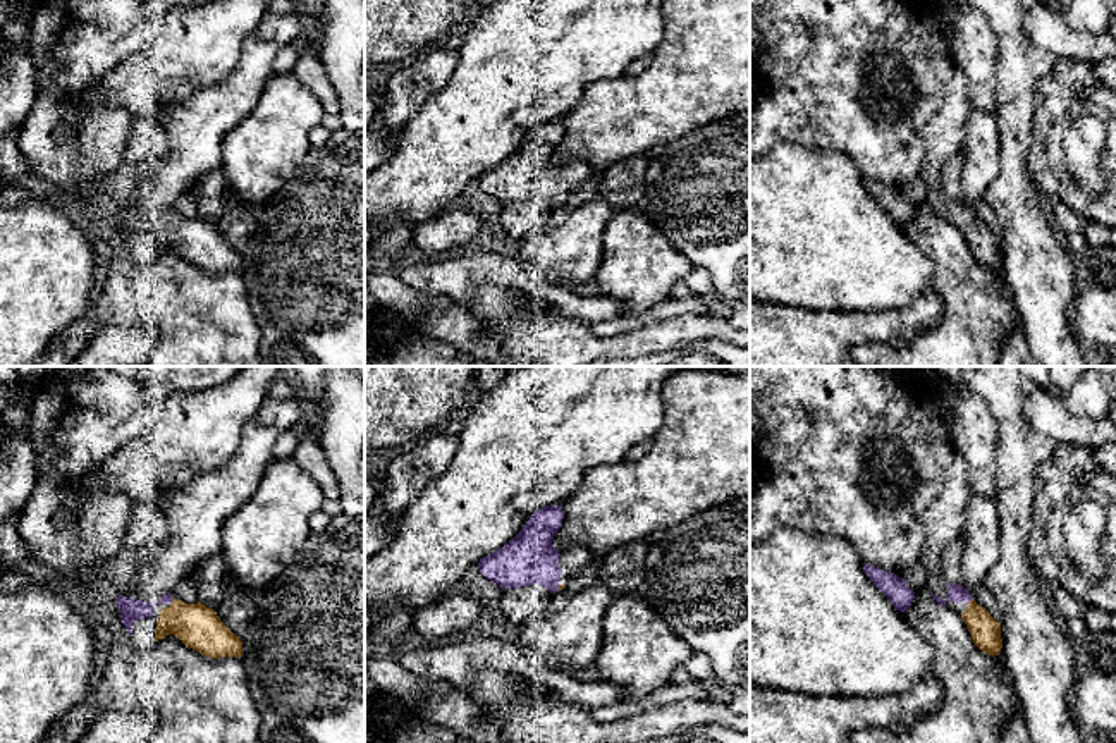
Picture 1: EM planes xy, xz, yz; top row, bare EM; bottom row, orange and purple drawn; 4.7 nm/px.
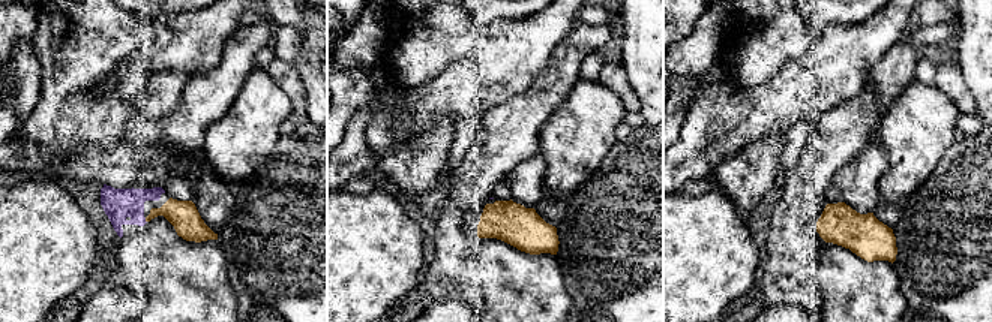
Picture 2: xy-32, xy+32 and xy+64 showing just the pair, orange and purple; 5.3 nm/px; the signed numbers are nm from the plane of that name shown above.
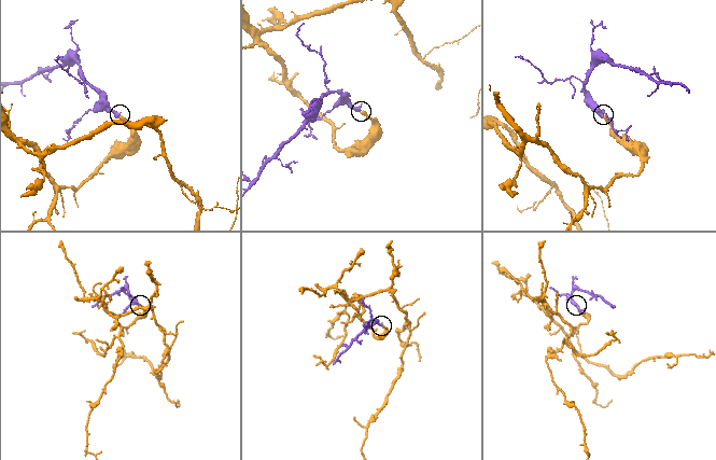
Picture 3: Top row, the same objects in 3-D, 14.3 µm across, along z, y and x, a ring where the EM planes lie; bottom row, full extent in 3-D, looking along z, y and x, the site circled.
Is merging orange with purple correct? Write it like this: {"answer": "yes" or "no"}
{"answer": "yes"}

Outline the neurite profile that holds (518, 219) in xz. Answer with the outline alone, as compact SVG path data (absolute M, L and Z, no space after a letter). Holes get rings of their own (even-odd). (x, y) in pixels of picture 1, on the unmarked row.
M540 200L507 203L500 215L502 229L514 239L524 237L535 229L543 229L552 208Z

